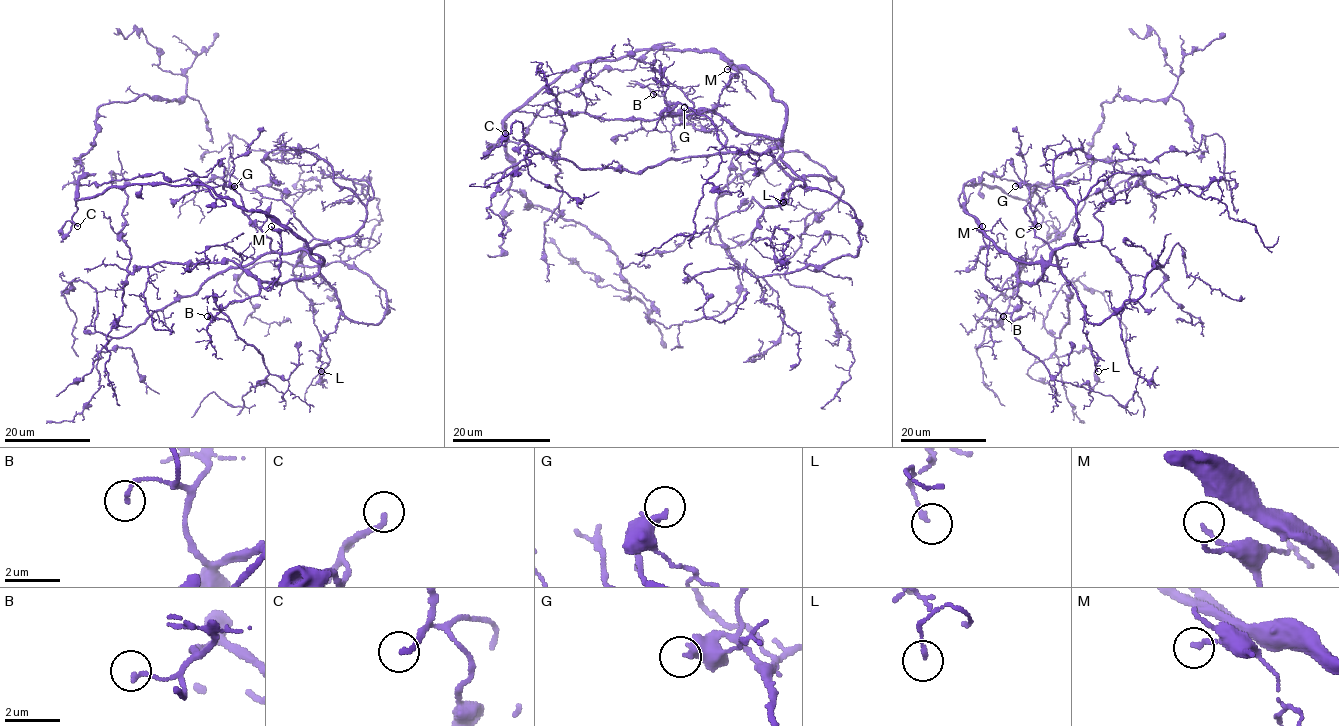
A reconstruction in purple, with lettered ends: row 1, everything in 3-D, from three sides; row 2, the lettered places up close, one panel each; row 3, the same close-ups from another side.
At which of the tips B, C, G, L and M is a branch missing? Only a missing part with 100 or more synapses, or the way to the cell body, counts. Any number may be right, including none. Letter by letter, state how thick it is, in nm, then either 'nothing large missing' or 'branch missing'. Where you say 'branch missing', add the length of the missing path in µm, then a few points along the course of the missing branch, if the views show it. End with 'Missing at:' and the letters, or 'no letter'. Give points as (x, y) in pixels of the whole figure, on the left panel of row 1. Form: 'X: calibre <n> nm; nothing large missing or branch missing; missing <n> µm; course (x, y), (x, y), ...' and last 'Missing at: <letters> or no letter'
B: calibre 120 nm; nothing large missing
C: calibre 200 nm; branch missing; missing 25 µm; course (77, 226), (89, 246), (90, 264), (112, 281), (118, 301), (117, 311)
G: calibre 300 nm; nothing large missing
L: calibre 150 nm; nothing large missing
M: calibre 150 nm; nothing large missing
Missing at: C

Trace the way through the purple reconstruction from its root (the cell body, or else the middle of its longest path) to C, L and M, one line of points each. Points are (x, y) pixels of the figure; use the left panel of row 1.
C: (265, 213), (241, 209), (200, 185), (127, 184), (110, 186), (79, 200), (72, 217), (77, 226)
L: (265, 213), (294, 231), (322, 259), (321, 275), (335, 290), (340, 314), (336, 329), (321, 344), (321, 371)
M: (265, 213), (294, 231), (322, 259), (317, 273), (261, 285), (268, 290), (280, 274), (281, 240), (271, 226)

